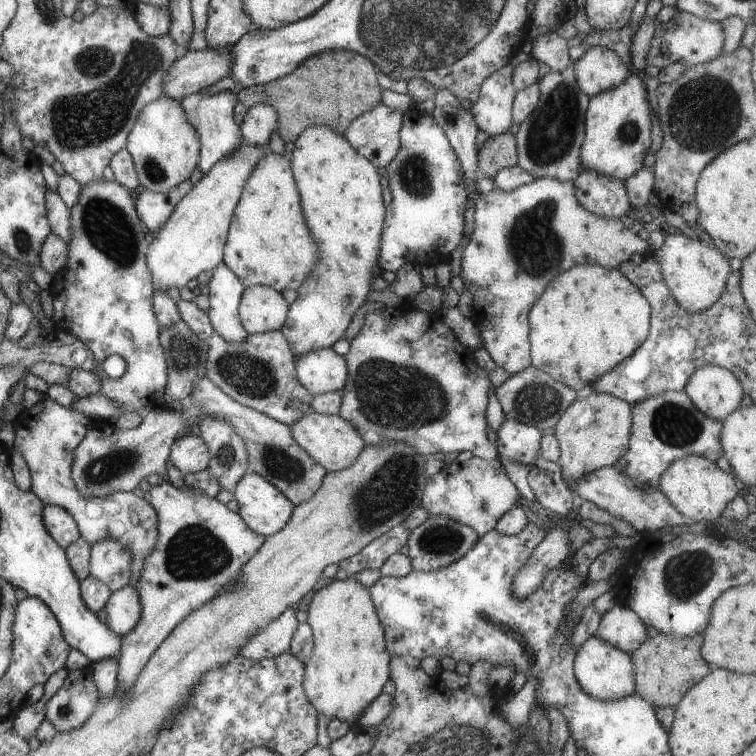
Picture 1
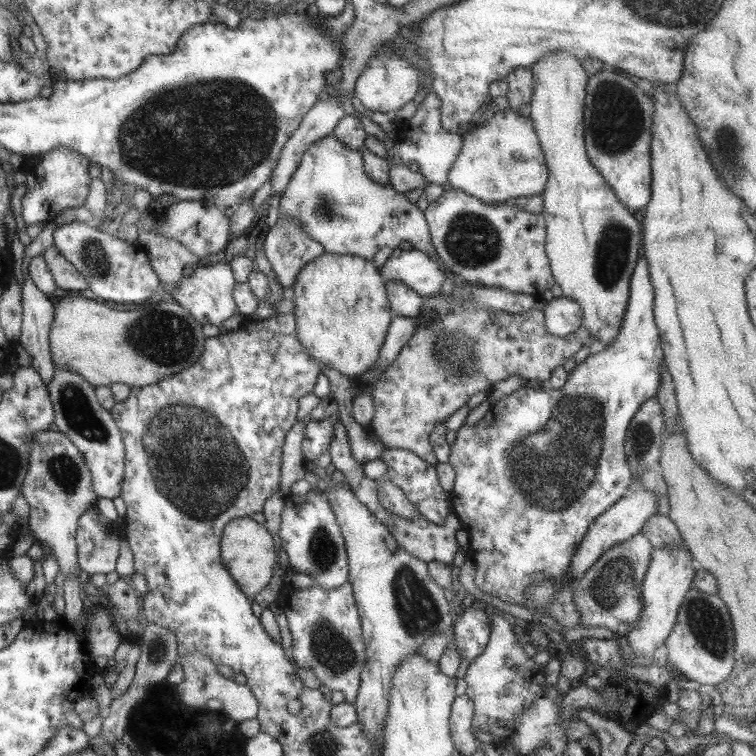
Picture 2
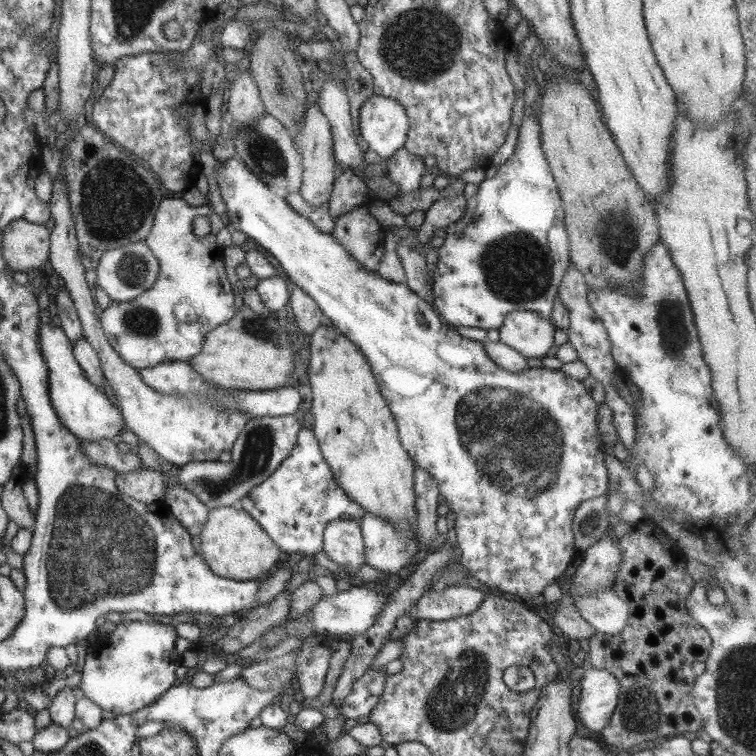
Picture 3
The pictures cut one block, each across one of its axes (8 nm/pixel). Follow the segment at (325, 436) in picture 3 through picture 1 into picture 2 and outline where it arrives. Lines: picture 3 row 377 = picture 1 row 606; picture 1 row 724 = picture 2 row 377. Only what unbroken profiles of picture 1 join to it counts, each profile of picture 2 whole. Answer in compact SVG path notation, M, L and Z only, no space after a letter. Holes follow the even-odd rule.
M326 252L298 272L296 282L288 290L295 301L295 320L300 342L310 353L323 372L324 367L332 367L347 377L354 379L372 368L378 360L381 344L384 342L388 327L394 314L387 299L385 280L374 263L356 255Z

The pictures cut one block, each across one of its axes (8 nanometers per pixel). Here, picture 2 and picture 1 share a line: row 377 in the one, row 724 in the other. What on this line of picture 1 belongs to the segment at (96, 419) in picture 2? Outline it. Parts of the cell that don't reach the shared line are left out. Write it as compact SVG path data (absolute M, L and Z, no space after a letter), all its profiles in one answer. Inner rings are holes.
M90 665L77 670L68 671L68 676L64 680L64 684L60 686L58 692L50 697L45 706L45 718L48 719L57 730L58 733L70 732L78 726L82 726L96 708L98 704L99 692L92 676Z

